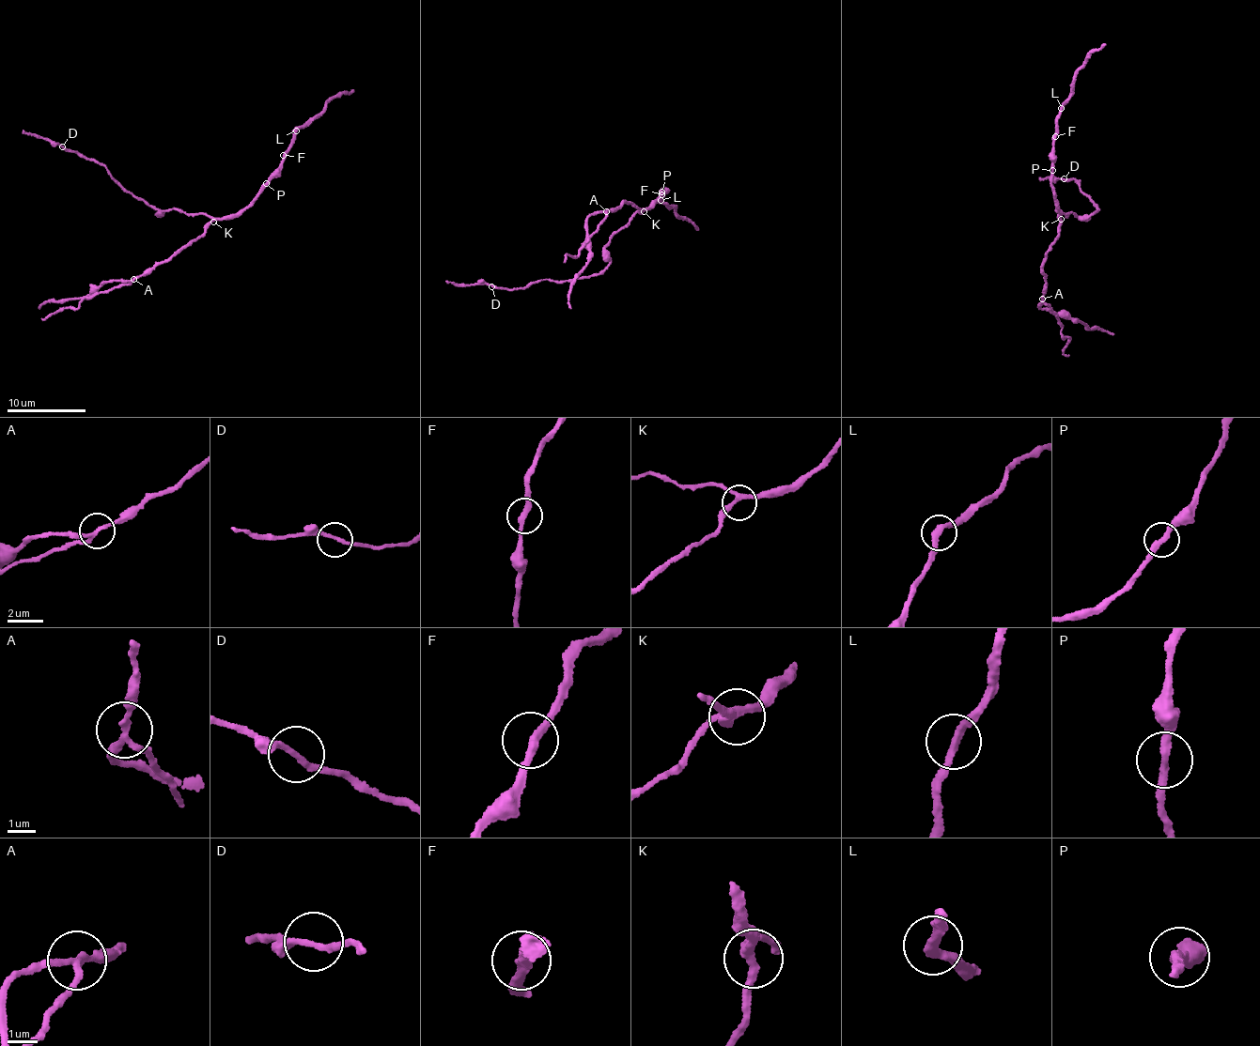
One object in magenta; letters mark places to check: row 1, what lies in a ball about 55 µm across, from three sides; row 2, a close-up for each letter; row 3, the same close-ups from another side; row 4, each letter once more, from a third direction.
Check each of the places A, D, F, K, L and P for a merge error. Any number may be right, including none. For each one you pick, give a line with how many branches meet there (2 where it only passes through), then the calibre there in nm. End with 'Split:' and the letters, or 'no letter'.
A: 3 branches meet; 180 nm thick
Split: A

